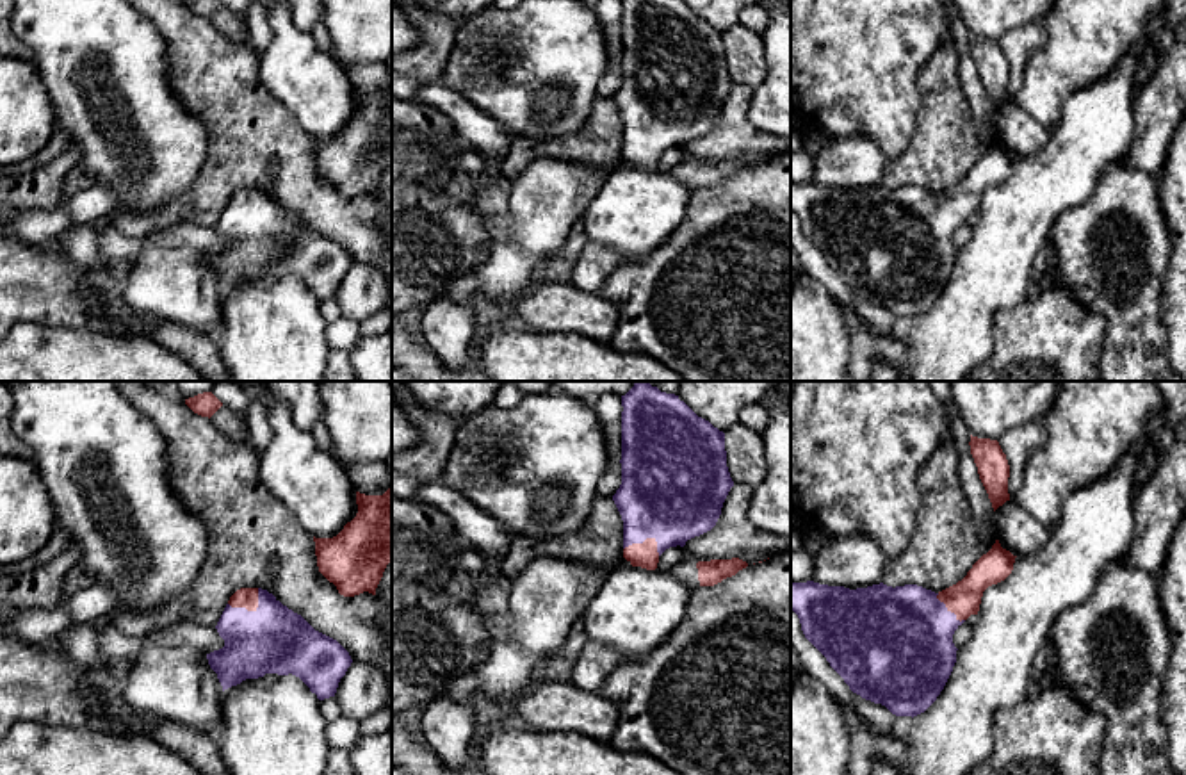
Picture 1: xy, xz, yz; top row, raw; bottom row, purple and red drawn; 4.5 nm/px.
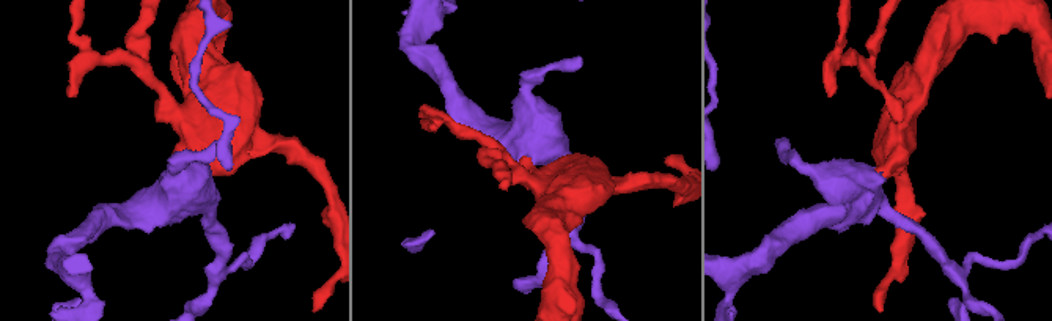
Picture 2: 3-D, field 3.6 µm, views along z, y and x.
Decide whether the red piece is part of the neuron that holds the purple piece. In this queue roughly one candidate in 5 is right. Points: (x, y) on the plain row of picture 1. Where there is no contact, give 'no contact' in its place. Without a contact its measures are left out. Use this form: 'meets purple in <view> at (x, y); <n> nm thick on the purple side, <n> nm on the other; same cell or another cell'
meets purple in xy at (251, 212); 300 nm thick on the purple side, 100 nm on the other; same cell

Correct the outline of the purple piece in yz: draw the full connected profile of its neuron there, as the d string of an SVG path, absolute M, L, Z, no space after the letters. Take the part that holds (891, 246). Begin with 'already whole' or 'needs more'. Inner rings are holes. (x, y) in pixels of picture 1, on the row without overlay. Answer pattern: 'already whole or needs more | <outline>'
needs more | M995 141L962 182L938 194L917 185L849 191L791 182L791 212L853 294L914 319L953 273L954 232L978 216L983 192L1011 175L1015 159Z

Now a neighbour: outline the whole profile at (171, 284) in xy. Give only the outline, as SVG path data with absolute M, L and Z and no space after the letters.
M142 248L128 262L121 296L135 312L205 337L223 330L223 287L199 249Z

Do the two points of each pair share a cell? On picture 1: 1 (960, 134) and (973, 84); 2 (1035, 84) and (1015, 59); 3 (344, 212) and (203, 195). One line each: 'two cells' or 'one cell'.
1: two cells
2: two cells
3: one cell

